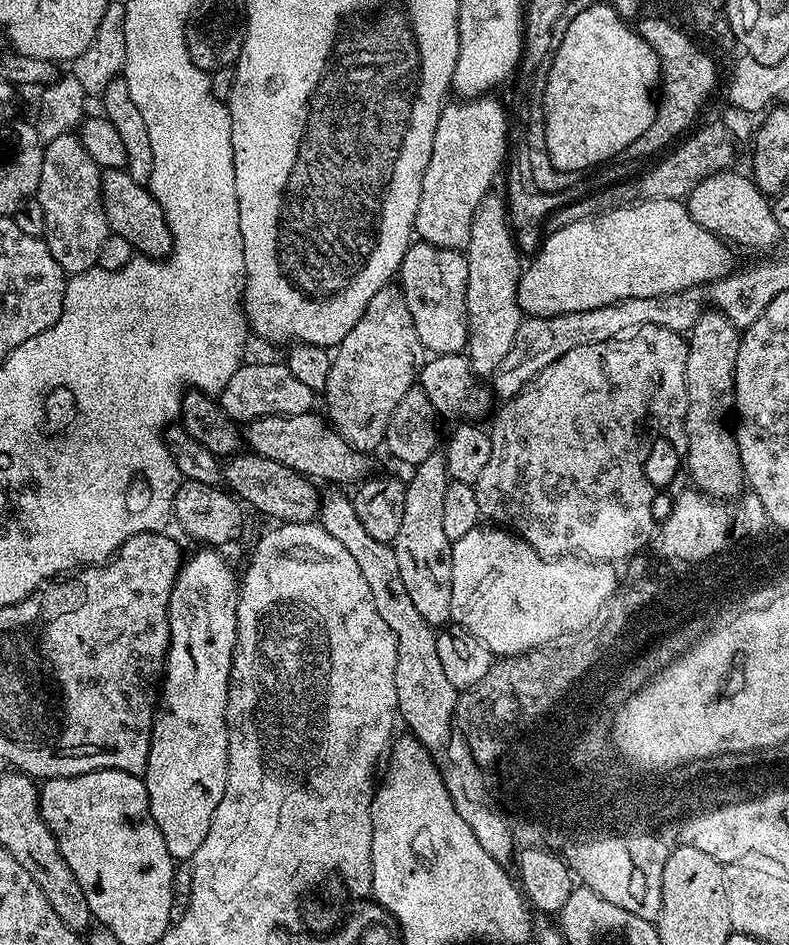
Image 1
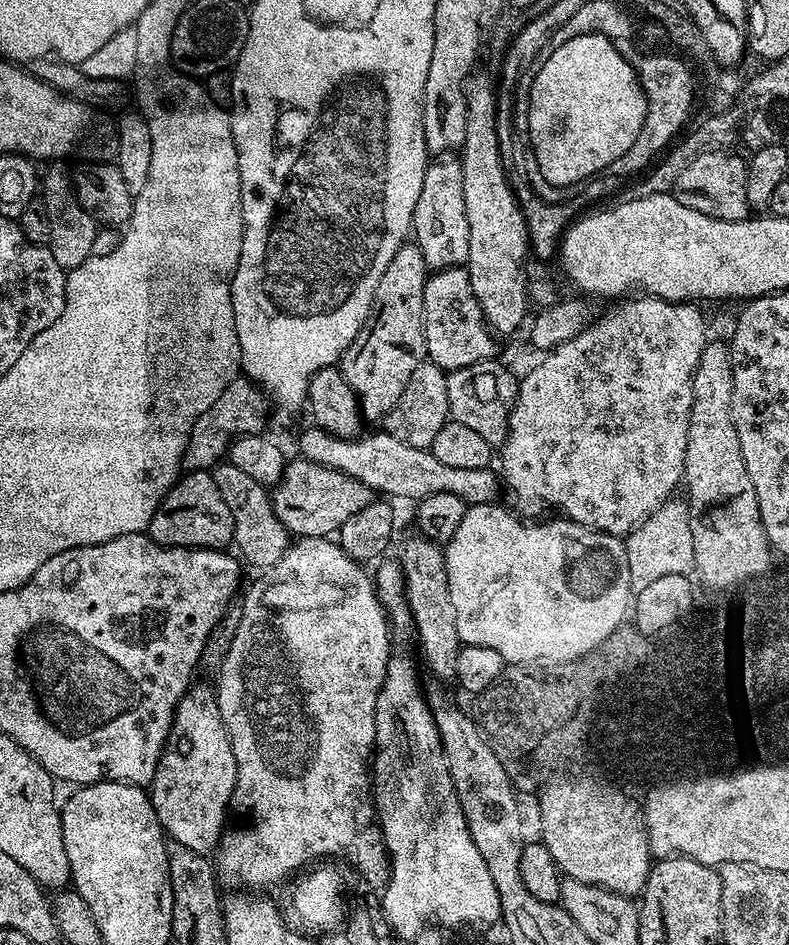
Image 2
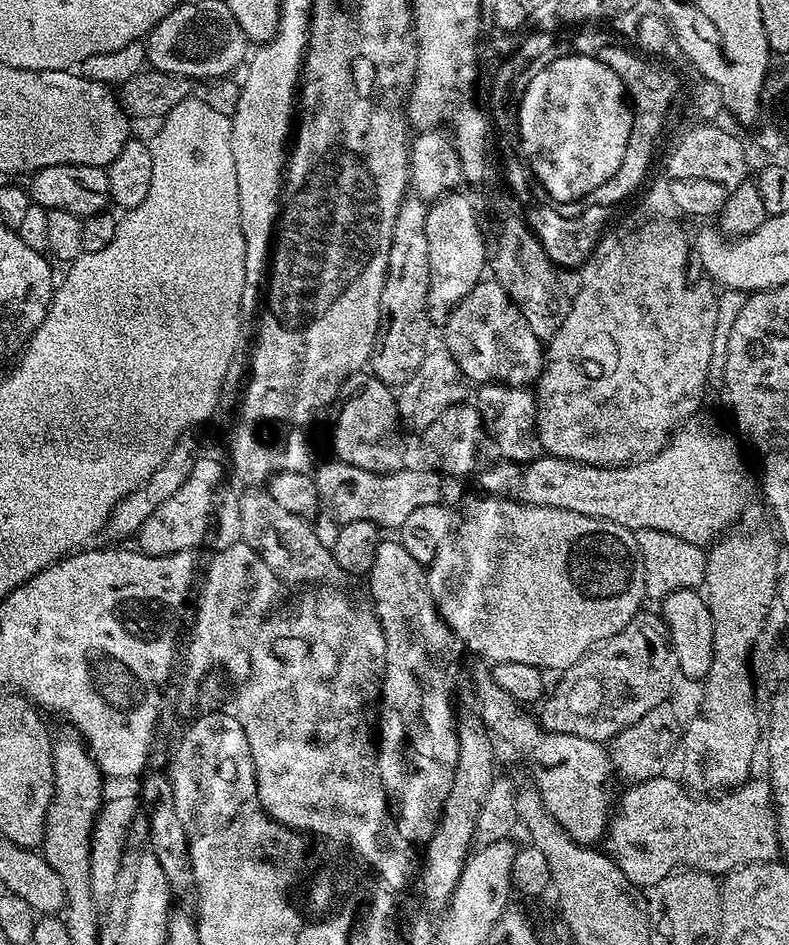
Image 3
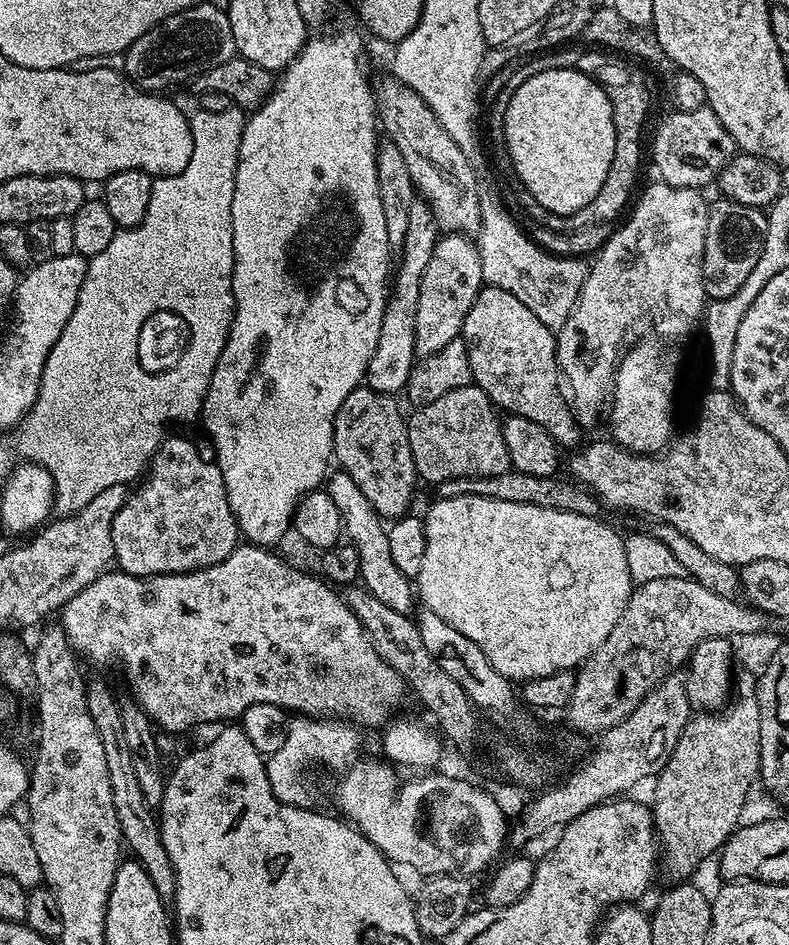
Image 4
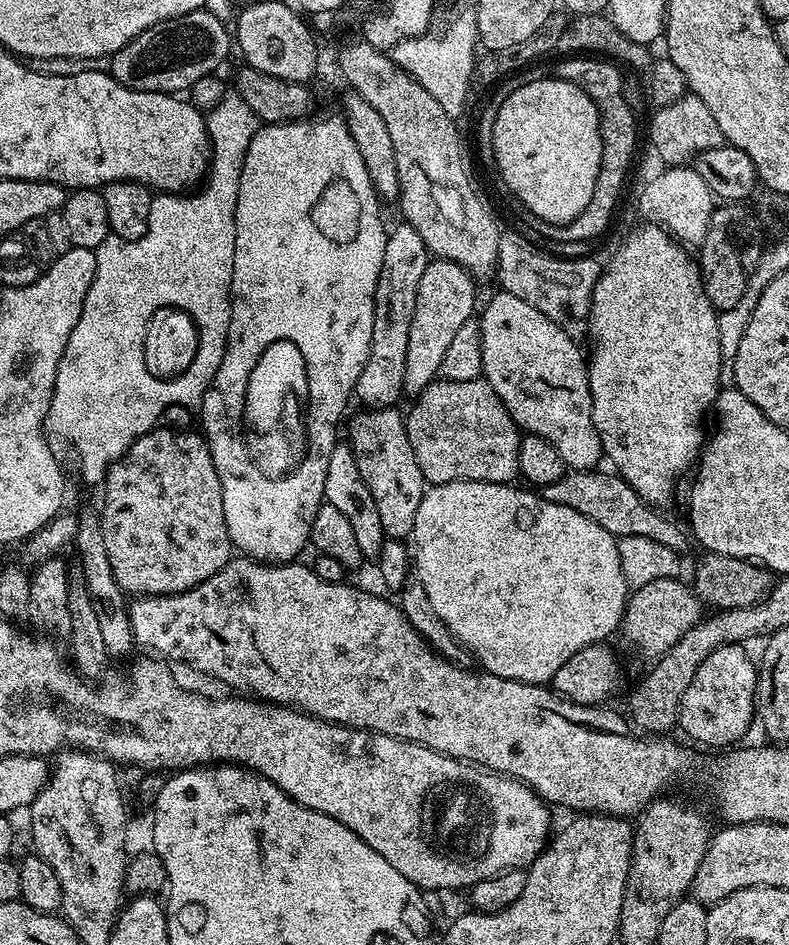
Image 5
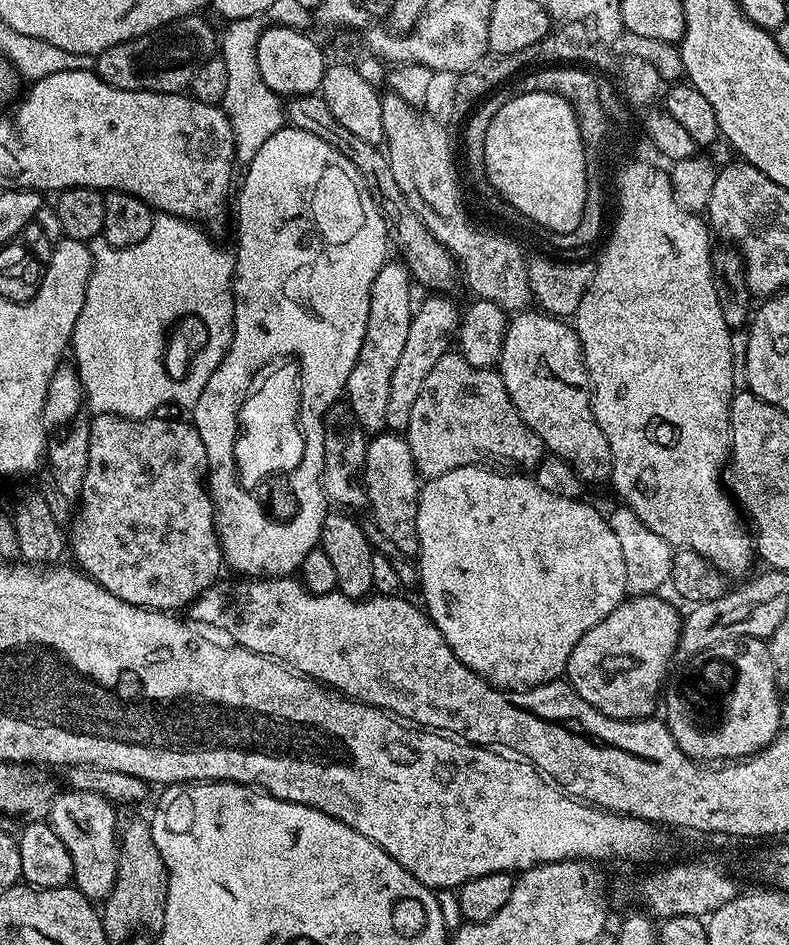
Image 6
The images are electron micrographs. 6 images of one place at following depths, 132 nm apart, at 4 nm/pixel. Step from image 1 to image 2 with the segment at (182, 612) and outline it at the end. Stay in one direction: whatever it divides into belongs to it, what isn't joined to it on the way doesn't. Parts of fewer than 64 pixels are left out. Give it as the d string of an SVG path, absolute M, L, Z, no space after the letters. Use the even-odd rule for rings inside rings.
M199 682L193 683L178 702L172 729L150 785L152 805L165 833L175 843L190 846L190 850L211 853L226 827L235 785L234 750L218 710L215 691L209 685L207 688Z

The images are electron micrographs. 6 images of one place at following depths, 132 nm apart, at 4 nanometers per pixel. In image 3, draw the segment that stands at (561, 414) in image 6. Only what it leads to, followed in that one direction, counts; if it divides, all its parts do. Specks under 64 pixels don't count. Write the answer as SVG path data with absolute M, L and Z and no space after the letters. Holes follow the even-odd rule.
M495 278L481 279L480 283L474 286L474 290L470 290L452 307L448 319L443 321L442 328L444 328L443 347L452 355L454 362L458 362L464 379L473 385L499 382L513 386L532 386L544 369L545 345L538 338L538 334L530 330L530 322L522 318L522 310L518 310L518 306L508 297L506 289Z

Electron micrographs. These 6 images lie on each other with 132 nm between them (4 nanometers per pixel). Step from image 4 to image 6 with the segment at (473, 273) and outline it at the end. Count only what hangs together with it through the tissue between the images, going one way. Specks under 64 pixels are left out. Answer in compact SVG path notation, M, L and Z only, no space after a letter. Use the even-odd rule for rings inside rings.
M428 294L424 301L415 305L410 322L410 334L406 334L406 346L398 358L398 366L394 366L394 374L390 378L390 399L386 405L386 425L391 431L400 434L410 422L410 410L414 410L414 402L418 394L426 386L426 378L430 378L430 370L434 370L434 362L438 358L449 355L454 344L454 333L460 326L461 309L448 294Z

